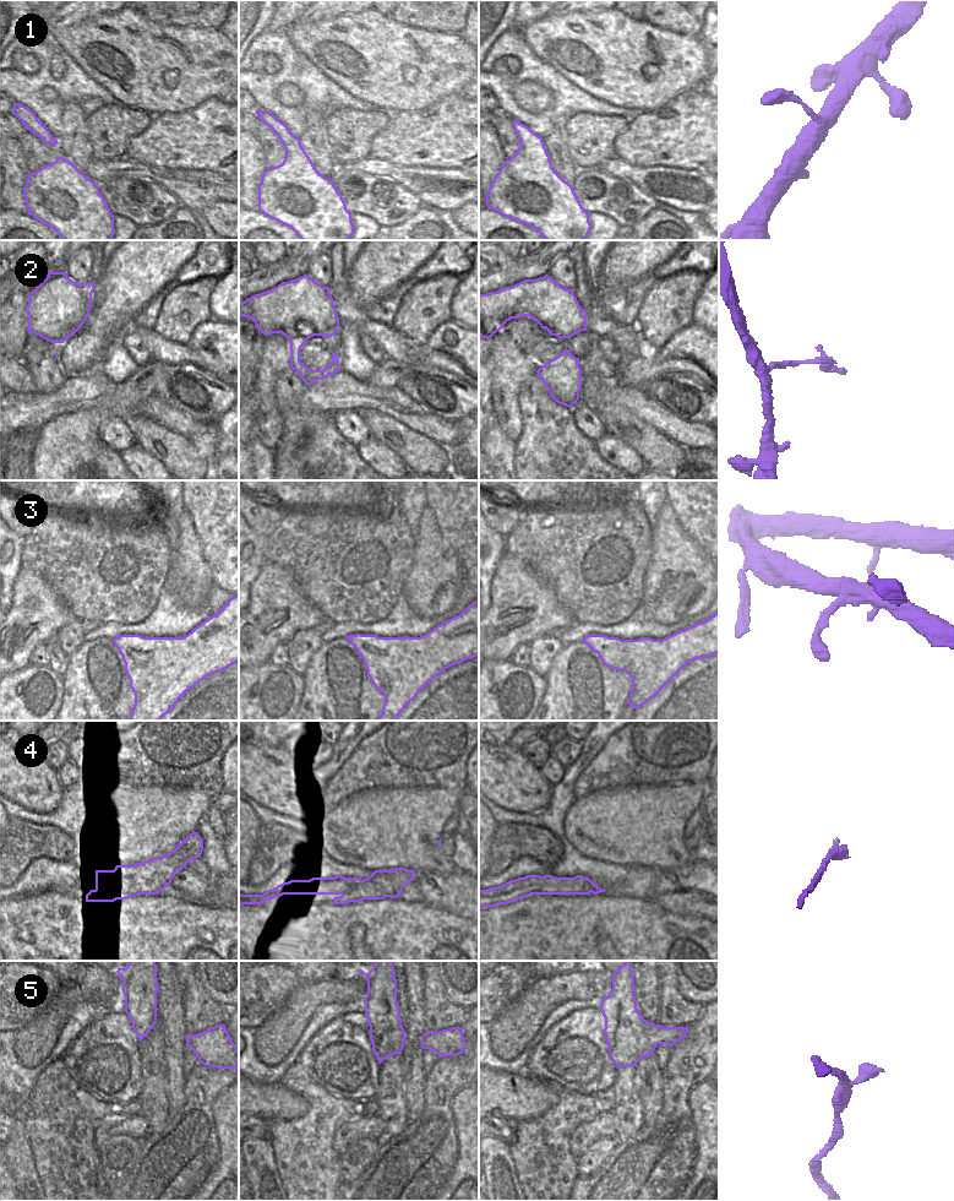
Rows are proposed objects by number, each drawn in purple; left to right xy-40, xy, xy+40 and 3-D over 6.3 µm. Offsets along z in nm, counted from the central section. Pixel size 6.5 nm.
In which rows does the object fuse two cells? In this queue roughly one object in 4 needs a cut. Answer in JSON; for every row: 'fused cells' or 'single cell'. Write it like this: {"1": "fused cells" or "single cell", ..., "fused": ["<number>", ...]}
{"1": "single cell", "2": "fused cells", "3": "single cell", "4": "single cell", "5": "single cell", "fused": ["2"]}

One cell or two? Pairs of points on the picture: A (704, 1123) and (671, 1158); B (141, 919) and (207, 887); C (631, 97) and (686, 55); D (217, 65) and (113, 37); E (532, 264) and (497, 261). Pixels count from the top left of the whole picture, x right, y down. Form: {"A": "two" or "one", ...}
{"A": "two", "B": "two", "C": "one", "D": "one", "E": "two"}

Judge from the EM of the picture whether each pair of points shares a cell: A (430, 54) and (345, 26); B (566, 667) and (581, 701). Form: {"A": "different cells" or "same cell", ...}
{"A": "same cell", "B": "same cell"}

